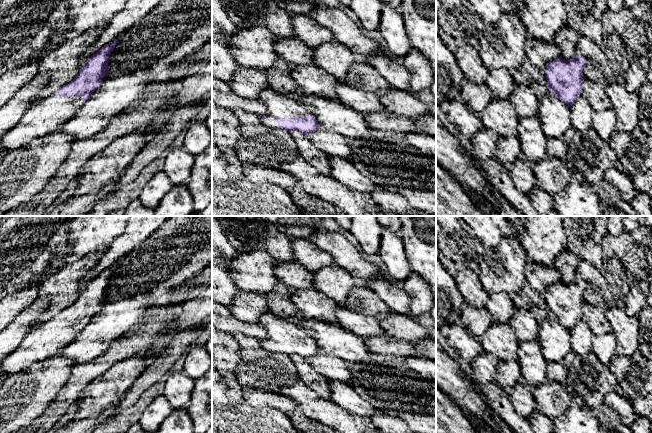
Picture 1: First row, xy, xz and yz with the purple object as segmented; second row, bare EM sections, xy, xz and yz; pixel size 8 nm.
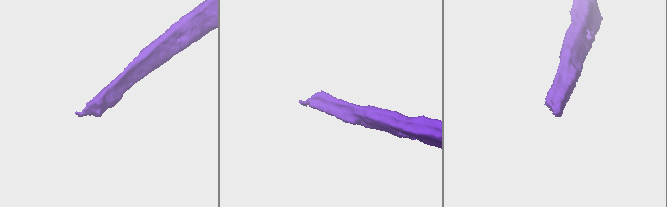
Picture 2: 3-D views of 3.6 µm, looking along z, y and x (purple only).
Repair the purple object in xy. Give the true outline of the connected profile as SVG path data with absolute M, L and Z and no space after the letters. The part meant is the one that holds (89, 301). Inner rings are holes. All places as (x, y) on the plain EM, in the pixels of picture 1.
M117 265L107 268L93 278L72 305L28 331L20 345L0 363L0 376L7 378L23 371L56 355L61 348L69 345L90 323L101 303L110 296L109 282Z

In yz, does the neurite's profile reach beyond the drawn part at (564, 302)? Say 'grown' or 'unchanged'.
unchanged

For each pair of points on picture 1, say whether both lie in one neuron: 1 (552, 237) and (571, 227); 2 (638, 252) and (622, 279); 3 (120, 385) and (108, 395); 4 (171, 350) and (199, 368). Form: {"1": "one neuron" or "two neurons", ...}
{"1": "two neurons", "2": "two neurons", "3": "one neuron", "4": "two neurons"}

